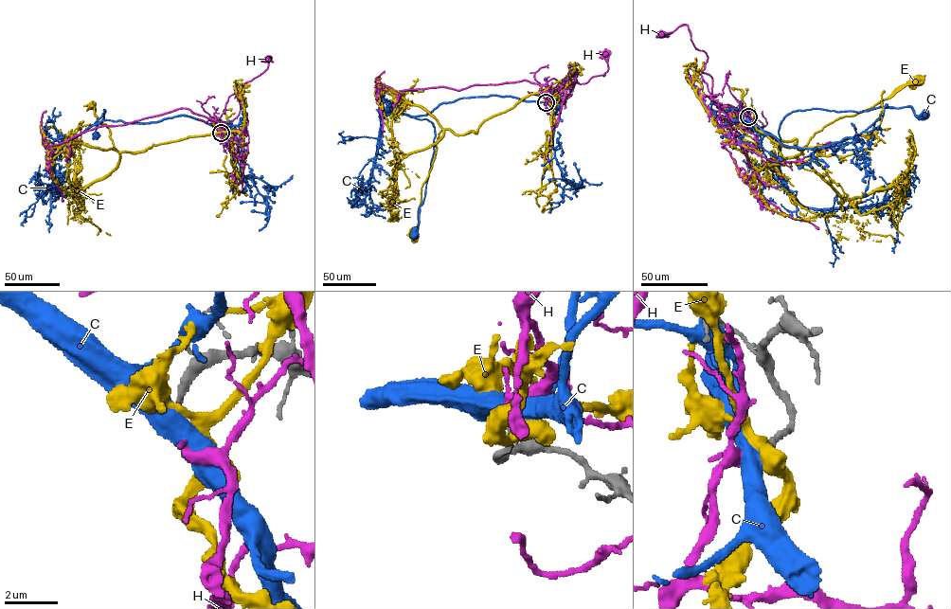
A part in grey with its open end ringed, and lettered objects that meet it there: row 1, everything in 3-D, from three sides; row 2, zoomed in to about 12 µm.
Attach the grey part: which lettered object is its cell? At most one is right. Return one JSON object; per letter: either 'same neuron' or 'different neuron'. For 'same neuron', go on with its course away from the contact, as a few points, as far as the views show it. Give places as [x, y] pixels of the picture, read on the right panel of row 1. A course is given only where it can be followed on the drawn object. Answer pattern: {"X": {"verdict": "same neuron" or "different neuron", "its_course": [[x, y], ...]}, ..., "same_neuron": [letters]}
{"C": {"verdict": "different neuron"}, "E": {"verdict": "different neuron"}, "H": {"verdict": "same neuron", "its_course": [[748, 116], [739, 127], [712, 100], [712, 79], [702, 71], [707, 54], [695, 47], [688, 26], [661, 34]]}, "same_neuron": ["H"]}

